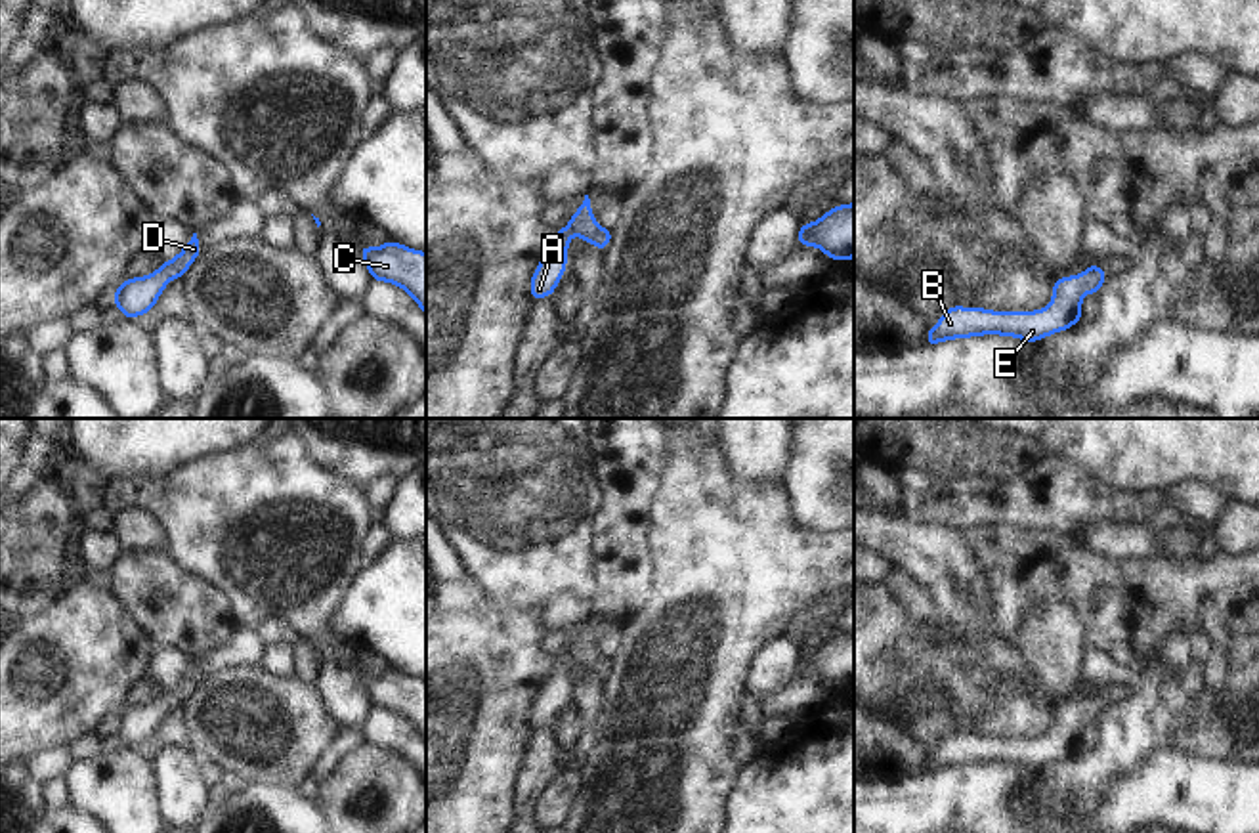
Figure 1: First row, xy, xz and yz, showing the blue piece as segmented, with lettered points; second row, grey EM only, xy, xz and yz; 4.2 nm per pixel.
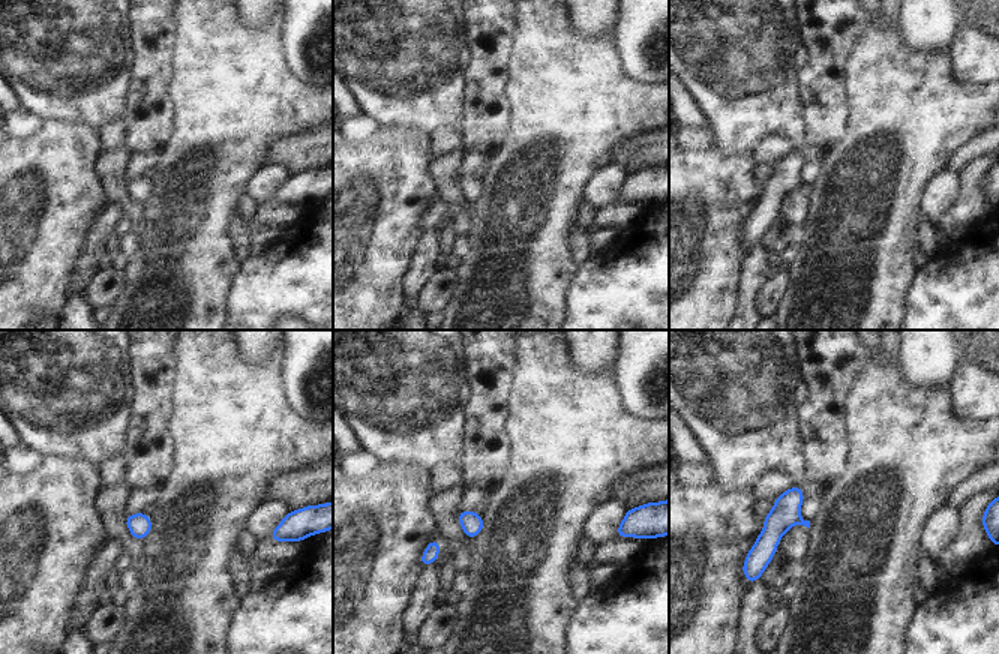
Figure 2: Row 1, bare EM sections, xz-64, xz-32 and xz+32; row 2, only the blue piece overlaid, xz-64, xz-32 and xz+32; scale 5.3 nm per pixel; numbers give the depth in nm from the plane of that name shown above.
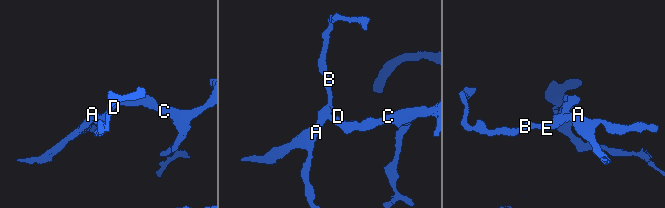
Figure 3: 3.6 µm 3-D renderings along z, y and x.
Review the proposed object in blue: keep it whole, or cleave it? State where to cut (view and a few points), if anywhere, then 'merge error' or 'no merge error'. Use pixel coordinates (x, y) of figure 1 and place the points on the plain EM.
cut none; no merge error

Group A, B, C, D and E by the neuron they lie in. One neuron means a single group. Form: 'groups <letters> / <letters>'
groups A B C D E

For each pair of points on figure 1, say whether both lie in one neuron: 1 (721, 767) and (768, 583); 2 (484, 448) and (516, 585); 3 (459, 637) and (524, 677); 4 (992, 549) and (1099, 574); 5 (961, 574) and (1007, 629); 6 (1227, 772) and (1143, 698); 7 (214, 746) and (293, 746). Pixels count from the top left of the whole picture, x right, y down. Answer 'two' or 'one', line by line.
1: one
2: one
3: one
4: one
5: two
6: two
7: one

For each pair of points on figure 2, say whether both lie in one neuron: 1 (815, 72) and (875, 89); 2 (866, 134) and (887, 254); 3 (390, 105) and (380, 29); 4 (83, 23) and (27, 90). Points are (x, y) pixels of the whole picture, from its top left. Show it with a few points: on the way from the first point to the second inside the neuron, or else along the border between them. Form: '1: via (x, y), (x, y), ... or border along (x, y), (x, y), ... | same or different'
1: border along (852, 47), (846, 59), (843, 84), (848, 116) | different
2: via (875, 164), (875, 206), (881, 212), (881, 224) | same
3: via (390, 86), (390, 48) | same
4: via (68, 41), (65, 53), (42, 72) | same

